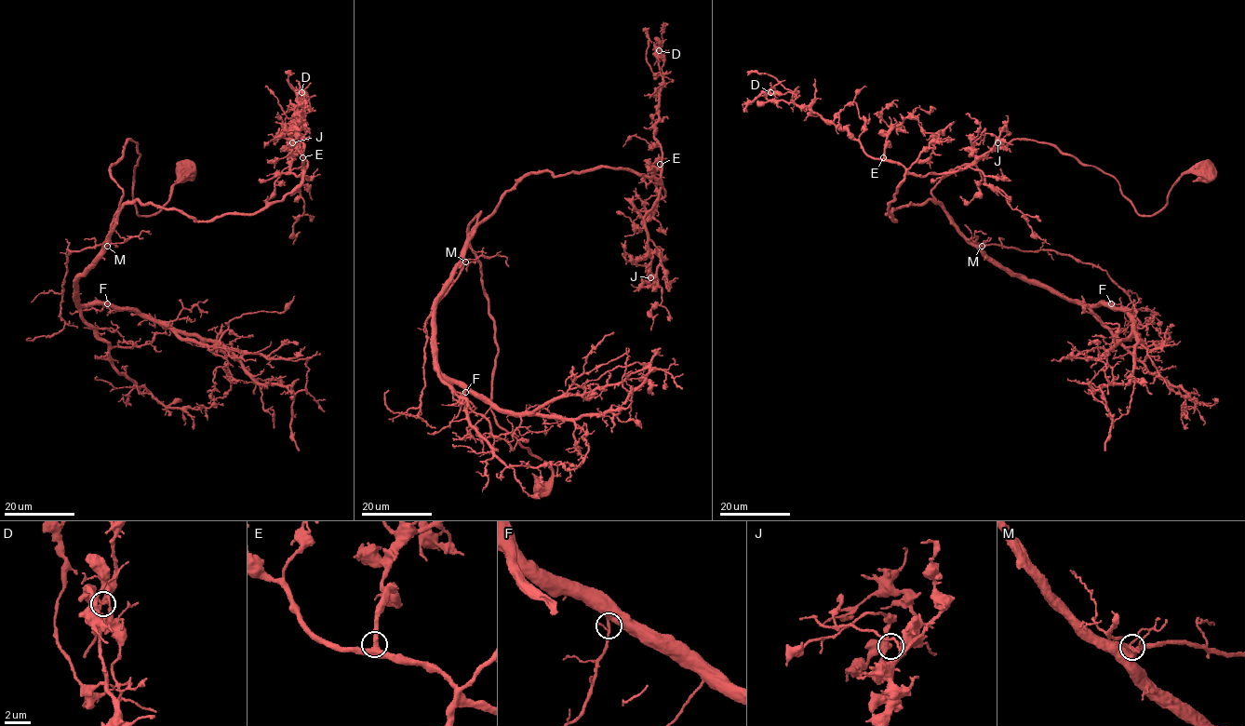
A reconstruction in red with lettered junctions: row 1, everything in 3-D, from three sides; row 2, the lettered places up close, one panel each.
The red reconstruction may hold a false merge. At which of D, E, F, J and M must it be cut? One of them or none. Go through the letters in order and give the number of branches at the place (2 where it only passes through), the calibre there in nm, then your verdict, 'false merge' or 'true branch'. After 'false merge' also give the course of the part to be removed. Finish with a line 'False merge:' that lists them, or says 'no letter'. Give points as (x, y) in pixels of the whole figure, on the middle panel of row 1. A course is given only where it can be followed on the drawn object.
D: branches 3; calibre 240 nm; false merge; course (659, 51), (666, 22)
E: branches 3; calibre 360 nm; true branch
F: branches 3; calibre 280 nm; true branch
J: branches 3; calibre 240 nm; true branch
M: branches 4; calibre 240 nm; true branch
False merge: D

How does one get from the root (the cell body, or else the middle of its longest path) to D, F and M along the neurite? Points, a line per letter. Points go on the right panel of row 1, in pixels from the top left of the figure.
D: (1209, 174), (1140, 215), (1016, 139), (894, 221), (905, 169), (770, 93)
F: (1209, 174), (1184, 172), (1164, 207), (1140, 215), (1112, 176), (1016, 139), (931, 192), (1011, 273), (1111, 303)
M: (1209, 174), (1184, 172), (1164, 207), (1140, 215), (1112, 176), (1016, 139), (931, 192), (982, 246)

